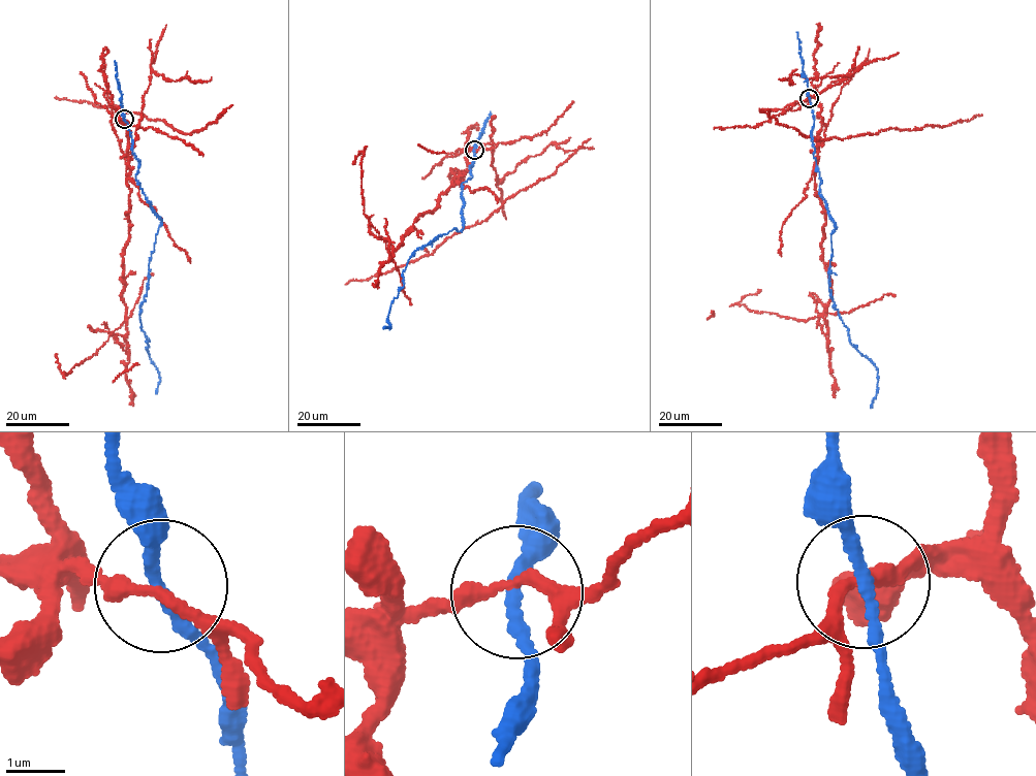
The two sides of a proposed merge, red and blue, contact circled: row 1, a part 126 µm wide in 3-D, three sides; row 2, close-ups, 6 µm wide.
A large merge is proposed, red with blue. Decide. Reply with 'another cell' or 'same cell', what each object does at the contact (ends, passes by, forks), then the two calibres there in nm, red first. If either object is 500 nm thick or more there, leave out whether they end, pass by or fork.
another cell | red passes by | blue passes by | 200/190 nm

